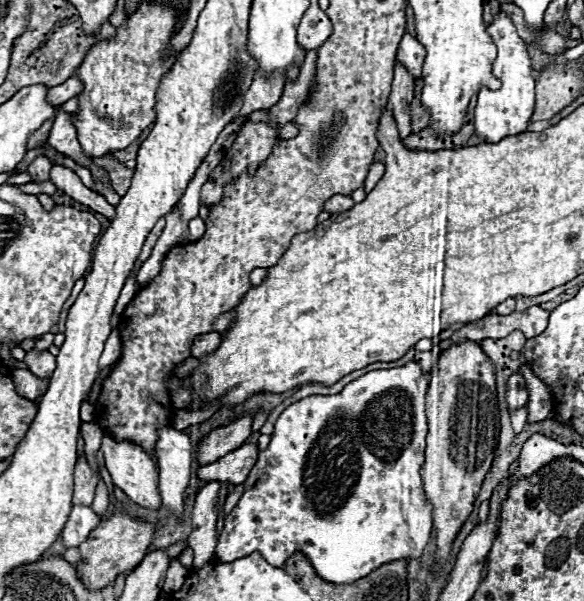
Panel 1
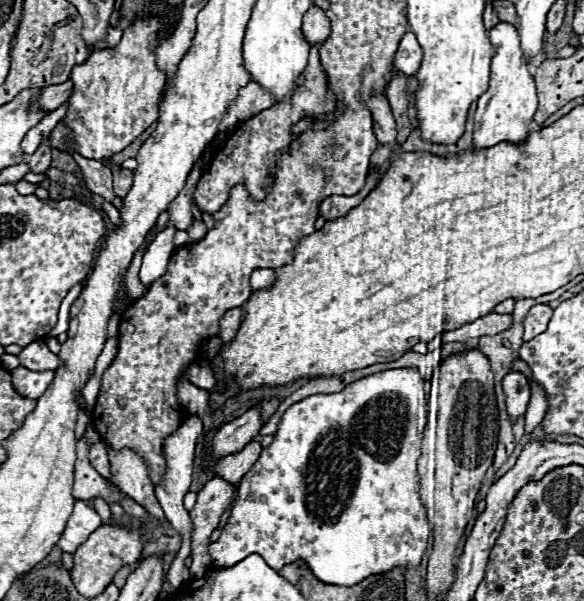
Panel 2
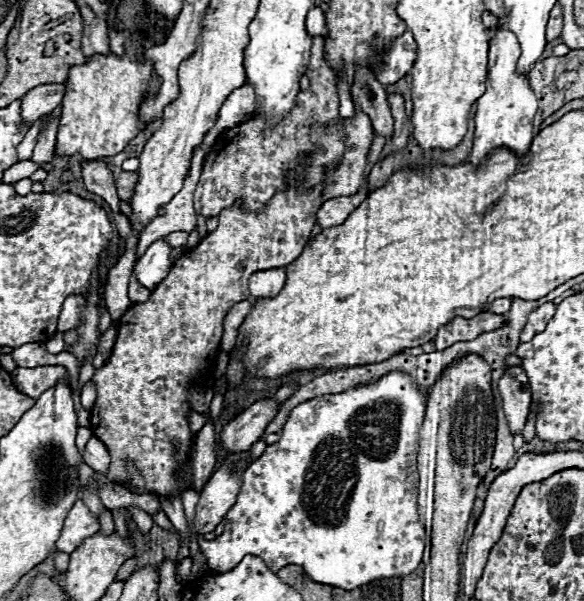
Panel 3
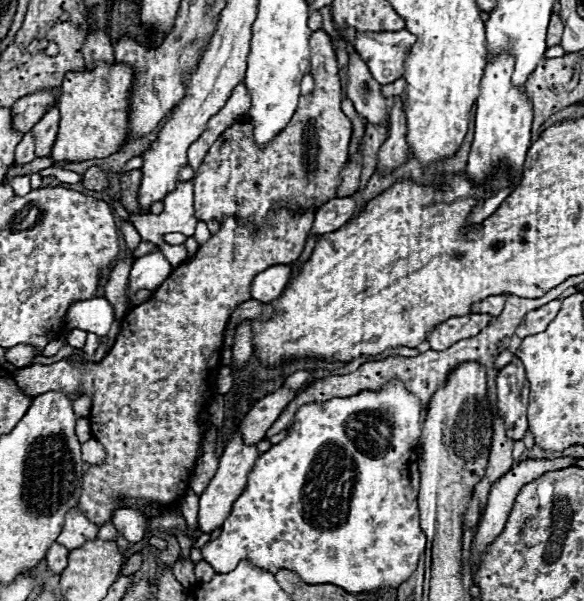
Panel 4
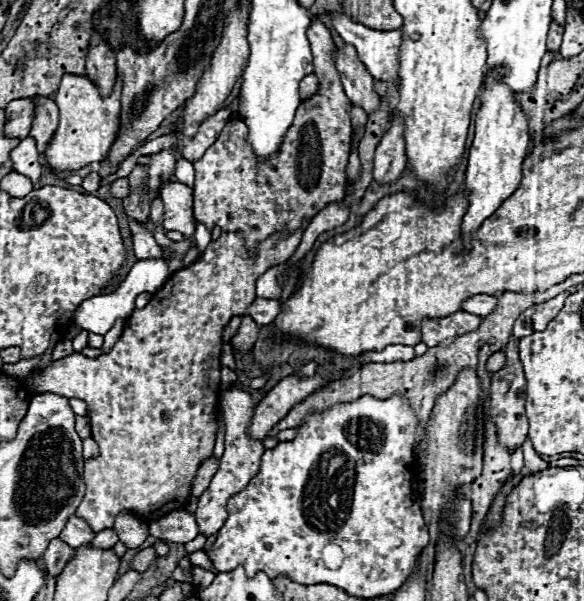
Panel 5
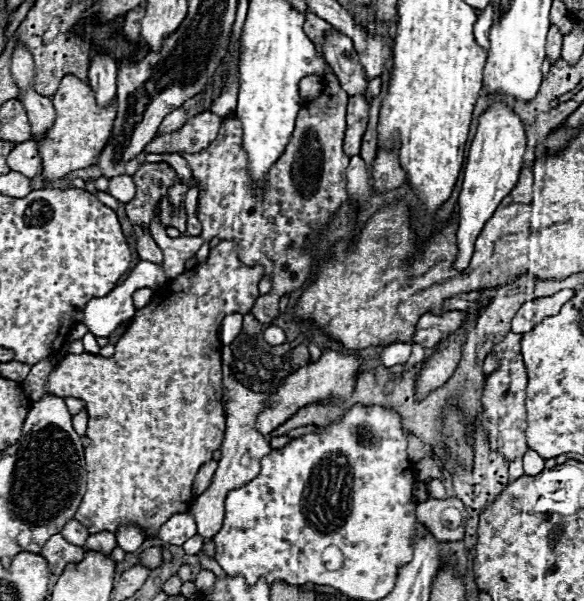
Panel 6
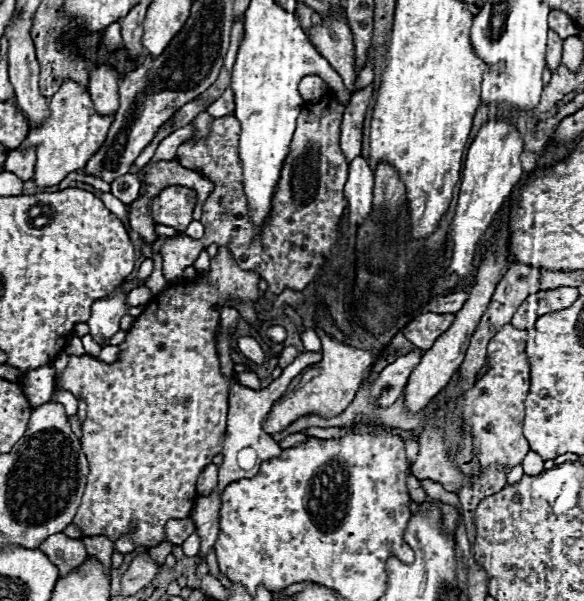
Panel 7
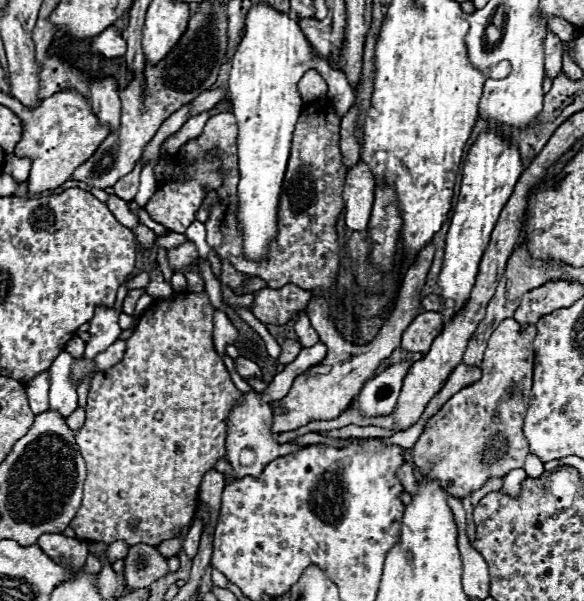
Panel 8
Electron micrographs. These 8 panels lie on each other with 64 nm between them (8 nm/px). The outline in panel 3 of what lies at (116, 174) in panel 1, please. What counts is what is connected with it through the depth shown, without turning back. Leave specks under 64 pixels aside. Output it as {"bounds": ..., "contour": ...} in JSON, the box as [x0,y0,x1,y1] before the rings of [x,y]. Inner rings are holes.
{"bounds":[116,172,138,204],"contour":[[[120,172],[116,178],[116,188],[118,188],[118,196],[122,202],[130,204],[130,196],[134,194],[134,184],[138,182],[138,174],[136,172]]]}

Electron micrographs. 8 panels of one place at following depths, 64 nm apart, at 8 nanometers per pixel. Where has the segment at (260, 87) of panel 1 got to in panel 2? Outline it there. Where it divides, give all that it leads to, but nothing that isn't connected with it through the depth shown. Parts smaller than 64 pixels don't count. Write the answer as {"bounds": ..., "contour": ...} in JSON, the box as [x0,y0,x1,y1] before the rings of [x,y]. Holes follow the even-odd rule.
{"bounds":[218,82,274,132],"contour":[[[250,82],[246,88],[238,90],[238,96],[234,104],[226,110],[226,116],[222,118],[222,124],[218,126],[218,132],[224,132],[226,128],[238,126],[240,122],[250,120],[262,110],[268,110],[274,104],[272,96],[264,92],[256,82]]]}

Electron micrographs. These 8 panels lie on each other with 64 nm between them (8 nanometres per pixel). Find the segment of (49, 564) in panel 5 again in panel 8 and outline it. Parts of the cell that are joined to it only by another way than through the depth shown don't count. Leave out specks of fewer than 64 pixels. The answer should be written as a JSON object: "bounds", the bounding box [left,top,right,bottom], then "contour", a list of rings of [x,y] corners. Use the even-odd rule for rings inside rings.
{"bounds":[38,534,88,570],"contour":[[[42,534],[38,538],[38,546],[54,560],[68,564],[72,570],[84,566],[88,556],[88,544],[78,538],[68,538],[62,534]]]}

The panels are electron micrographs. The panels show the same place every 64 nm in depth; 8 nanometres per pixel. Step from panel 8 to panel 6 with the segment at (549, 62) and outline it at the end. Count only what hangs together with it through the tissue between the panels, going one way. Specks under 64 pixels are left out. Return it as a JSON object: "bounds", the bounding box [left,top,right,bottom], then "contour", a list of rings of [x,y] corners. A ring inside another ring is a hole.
{"bounds":[546,26,562,64],"contour":[[[552,26],[548,32],[548,42],[546,42],[546,56],[550,58],[552,64],[560,60],[560,50],[562,50],[562,34],[558,32],[556,26]]]}

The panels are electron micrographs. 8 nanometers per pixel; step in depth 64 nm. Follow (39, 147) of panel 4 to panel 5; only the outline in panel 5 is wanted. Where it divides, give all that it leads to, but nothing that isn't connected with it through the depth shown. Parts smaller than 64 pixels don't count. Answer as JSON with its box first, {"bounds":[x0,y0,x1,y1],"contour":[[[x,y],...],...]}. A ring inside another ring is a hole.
{"bounds":[30,96,58,152],"contour":[[[32,96],[32,100],[34,100],[34,120],[30,136],[36,140],[38,152],[44,152],[58,126],[58,108],[54,100],[46,96]]]}

